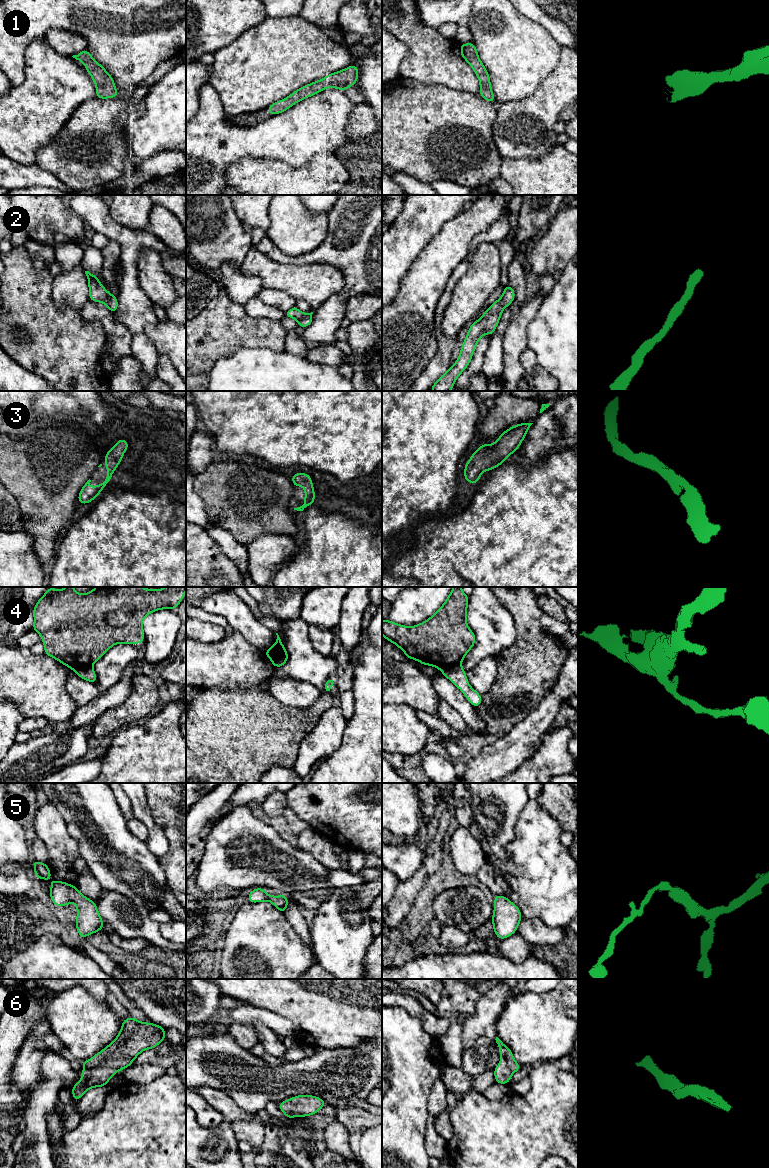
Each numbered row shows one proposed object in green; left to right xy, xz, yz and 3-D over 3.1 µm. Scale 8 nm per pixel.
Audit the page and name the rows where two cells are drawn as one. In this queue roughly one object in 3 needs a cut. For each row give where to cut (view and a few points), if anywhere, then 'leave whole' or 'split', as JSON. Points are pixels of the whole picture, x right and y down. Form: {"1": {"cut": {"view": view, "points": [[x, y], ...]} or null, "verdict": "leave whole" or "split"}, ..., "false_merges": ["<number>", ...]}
{"1": {"cut": null, "verdict": "leave whole"}, "2": {"cut": null, "verdict": "leave whole"}, "3": {"cut": null, "verdict": "leave whole"}, "4": {"cut": {"view": "xz", "points": [[283, 647], [278, 648], [272, 663]]}, "verdict": "split"}, "5": {"cut": null, "verdict": "leave whole"}, "6": {"cut": null, "verdict": "leave whole"}, "false_merges": ["4"]}

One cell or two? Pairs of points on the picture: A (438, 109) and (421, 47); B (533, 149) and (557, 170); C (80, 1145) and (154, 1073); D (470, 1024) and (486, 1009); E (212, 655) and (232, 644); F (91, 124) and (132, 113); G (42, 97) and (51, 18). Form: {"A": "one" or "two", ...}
{"A": "two", "B": "two", "C": "two", "D": "one", "E": "one", "F": "two", "G": "two"}

